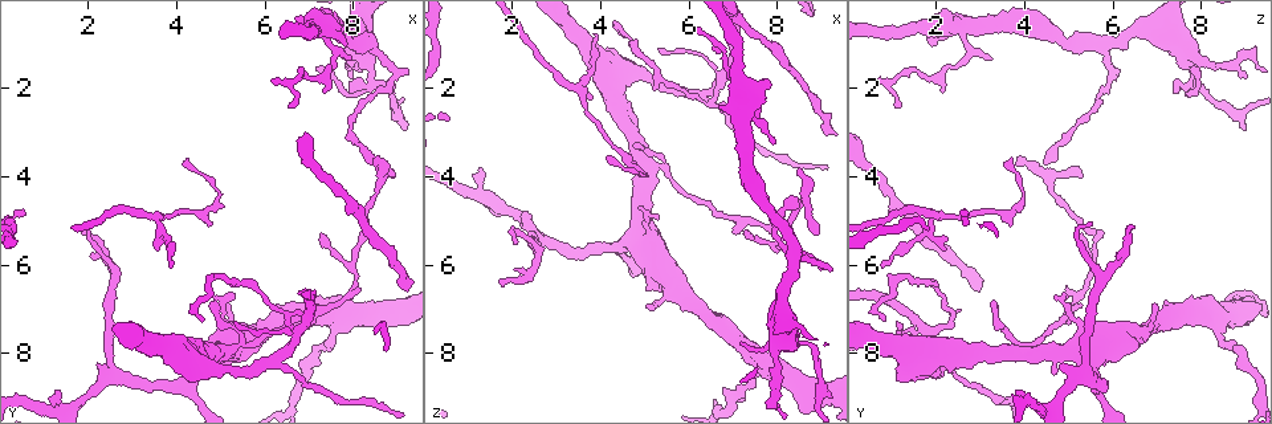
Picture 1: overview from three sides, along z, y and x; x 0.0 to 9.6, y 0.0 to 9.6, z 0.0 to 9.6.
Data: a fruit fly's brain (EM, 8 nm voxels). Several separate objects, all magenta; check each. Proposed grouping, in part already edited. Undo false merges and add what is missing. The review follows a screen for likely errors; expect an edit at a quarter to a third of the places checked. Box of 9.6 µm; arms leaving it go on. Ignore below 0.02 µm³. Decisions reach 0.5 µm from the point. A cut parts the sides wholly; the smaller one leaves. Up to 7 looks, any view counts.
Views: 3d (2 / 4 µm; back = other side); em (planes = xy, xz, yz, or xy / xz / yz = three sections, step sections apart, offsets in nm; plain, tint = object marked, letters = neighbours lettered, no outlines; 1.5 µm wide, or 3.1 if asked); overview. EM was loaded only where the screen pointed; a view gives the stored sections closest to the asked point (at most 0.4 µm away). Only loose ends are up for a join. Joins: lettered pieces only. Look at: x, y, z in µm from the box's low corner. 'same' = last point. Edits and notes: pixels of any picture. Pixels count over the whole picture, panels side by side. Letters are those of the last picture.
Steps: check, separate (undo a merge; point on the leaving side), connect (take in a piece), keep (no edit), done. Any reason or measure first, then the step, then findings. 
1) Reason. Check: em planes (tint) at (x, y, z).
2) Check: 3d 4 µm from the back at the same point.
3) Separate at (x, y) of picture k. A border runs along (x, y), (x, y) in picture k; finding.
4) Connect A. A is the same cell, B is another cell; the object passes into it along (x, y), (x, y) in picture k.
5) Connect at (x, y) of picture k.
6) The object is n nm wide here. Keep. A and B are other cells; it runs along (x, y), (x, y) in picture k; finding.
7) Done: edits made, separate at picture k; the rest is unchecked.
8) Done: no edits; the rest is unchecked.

Branch stops here. Check: 3d 4 µm at (8.45, 3.70, 3.80).

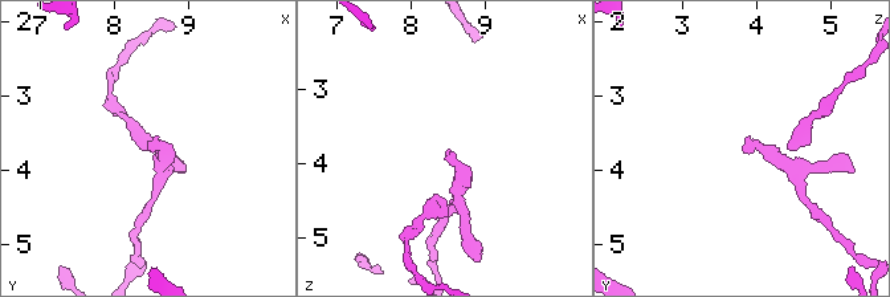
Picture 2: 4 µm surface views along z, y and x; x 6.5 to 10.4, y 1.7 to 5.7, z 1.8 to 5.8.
Shape alone is not enough. Check: em xz step 8 (letters) at (8.45, 3.70, 3.80).

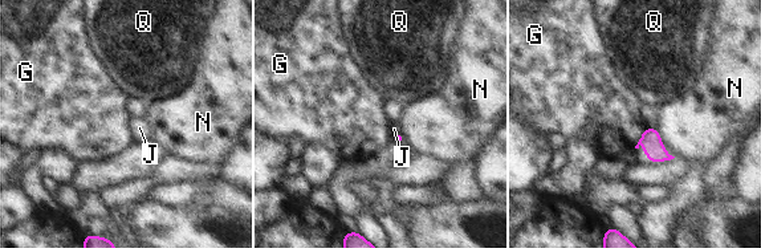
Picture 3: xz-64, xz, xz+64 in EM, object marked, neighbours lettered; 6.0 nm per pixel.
The object is 100 nm wide here. Keep. G, J, N and Q are other cells; a border runs along (646, 129), (634, 147) in picture 3; no lettered piece goes on from it.

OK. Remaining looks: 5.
Sharp bend. Check: em xy step 4 (letters) at (8.85, 1.85, 5.85).

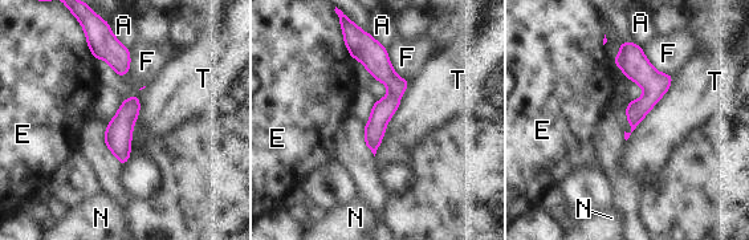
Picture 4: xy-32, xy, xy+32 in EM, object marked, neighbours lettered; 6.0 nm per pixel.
The longest contact is with T, 500 nm. Keep. A, E, F, N and T are other cells; all the same neuron.

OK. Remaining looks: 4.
Thin end. Check: em planes (tint) at (3.85, 6.10, 0.80).

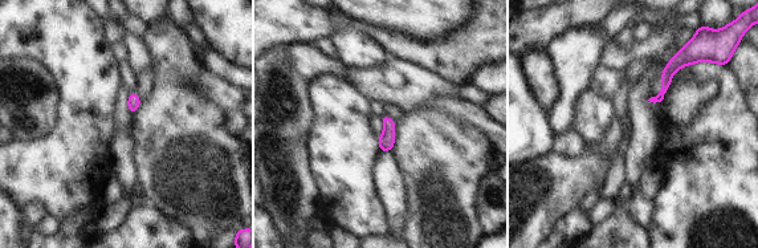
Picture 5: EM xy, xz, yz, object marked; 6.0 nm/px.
See the neighbours. Check: em planes (letters) at the same point.

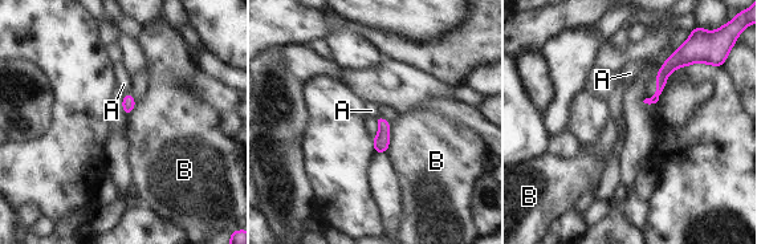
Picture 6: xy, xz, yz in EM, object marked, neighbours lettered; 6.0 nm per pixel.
Keep. A and B are other cells; a border runs along (391, 123), (389, 149), (386, 151) in picture 6; no lettered piece goes on from it.

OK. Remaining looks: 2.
Done: no edits; the rest is unchecked.

